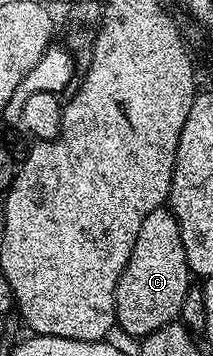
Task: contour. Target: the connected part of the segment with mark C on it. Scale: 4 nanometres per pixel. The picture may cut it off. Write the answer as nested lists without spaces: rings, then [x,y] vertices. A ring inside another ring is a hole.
[[[167,207],[155,208],[153,212],[146,214],[142,221],[138,238],[134,242],[134,250],[122,270],[122,278],[118,278],[116,283],[116,323],[119,331],[124,331],[128,336],[143,338],[173,323],[180,315],[182,302],[190,287],[188,276],[190,277],[190,269],[176,216]]]

